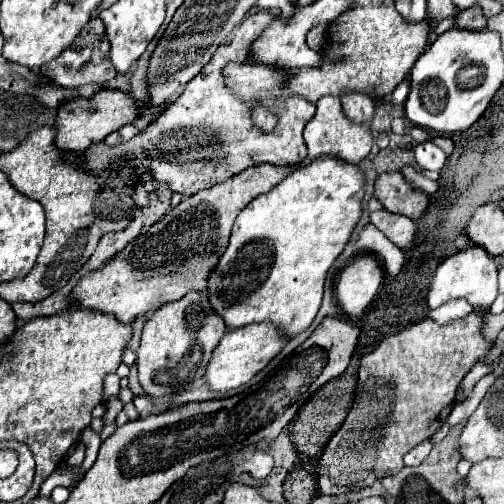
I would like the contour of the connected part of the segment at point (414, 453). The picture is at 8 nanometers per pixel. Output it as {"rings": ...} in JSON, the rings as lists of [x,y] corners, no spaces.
{"rings":[[[430,439],[422,441],[420,445],[416,445],[416,447],[404,457],[404,465],[420,465],[420,463],[428,457],[430,449],[432,449],[432,441],[430,441]]]}

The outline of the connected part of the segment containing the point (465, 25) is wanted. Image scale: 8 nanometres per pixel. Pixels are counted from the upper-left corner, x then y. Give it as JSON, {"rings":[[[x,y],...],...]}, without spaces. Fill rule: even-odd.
{"rings":[[[474,5],[466,11],[460,11],[456,17],[456,27],[462,27],[462,29],[486,29],[486,23],[488,21],[478,5]]]}

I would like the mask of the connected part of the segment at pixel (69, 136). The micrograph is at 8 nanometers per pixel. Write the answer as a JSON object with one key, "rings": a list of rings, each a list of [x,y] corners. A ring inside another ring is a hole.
{"rings":[[[102,89],[100,93],[94,93],[94,97],[74,97],[72,101],[64,101],[56,113],[56,139],[54,145],[58,145],[60,151],[76,151],[82,153],[94,143],[104,141],[104,137],[116,129],[120,129],[126,123],[134,123],[136,119],[136,105],[134,99],[128,93],[122,93],[118,89]]]}

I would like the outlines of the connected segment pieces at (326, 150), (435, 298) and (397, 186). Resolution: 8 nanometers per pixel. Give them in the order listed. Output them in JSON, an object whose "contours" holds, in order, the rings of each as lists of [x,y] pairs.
{"contours":[[[[320,97],[316,103],[316,115],[304,129],[304,141],[308,145],[308,159],[336,155],[348,163],[360,163],[372,149],[372,129],[370,125],[352,125],[352,121],[344,117],[340,97]]],[[[468,247],[466,251],[460,251],[456,255],[450,255],[432,273],[430,291],[428,291],[428,305],[432,309],[436,309],[436,307],[440,307],[446,301],[466,299],[472,307],[490,309],[490,305],[498,297],[496,273],[498,273],[498,267],[496,267],[494,259],[482,247]]],[[[400,171],[382,173],[376,181],[376,197],[390,213],[400,213],[410,219],[420,219],[430,205],[430,195],[414,189]]]]}

